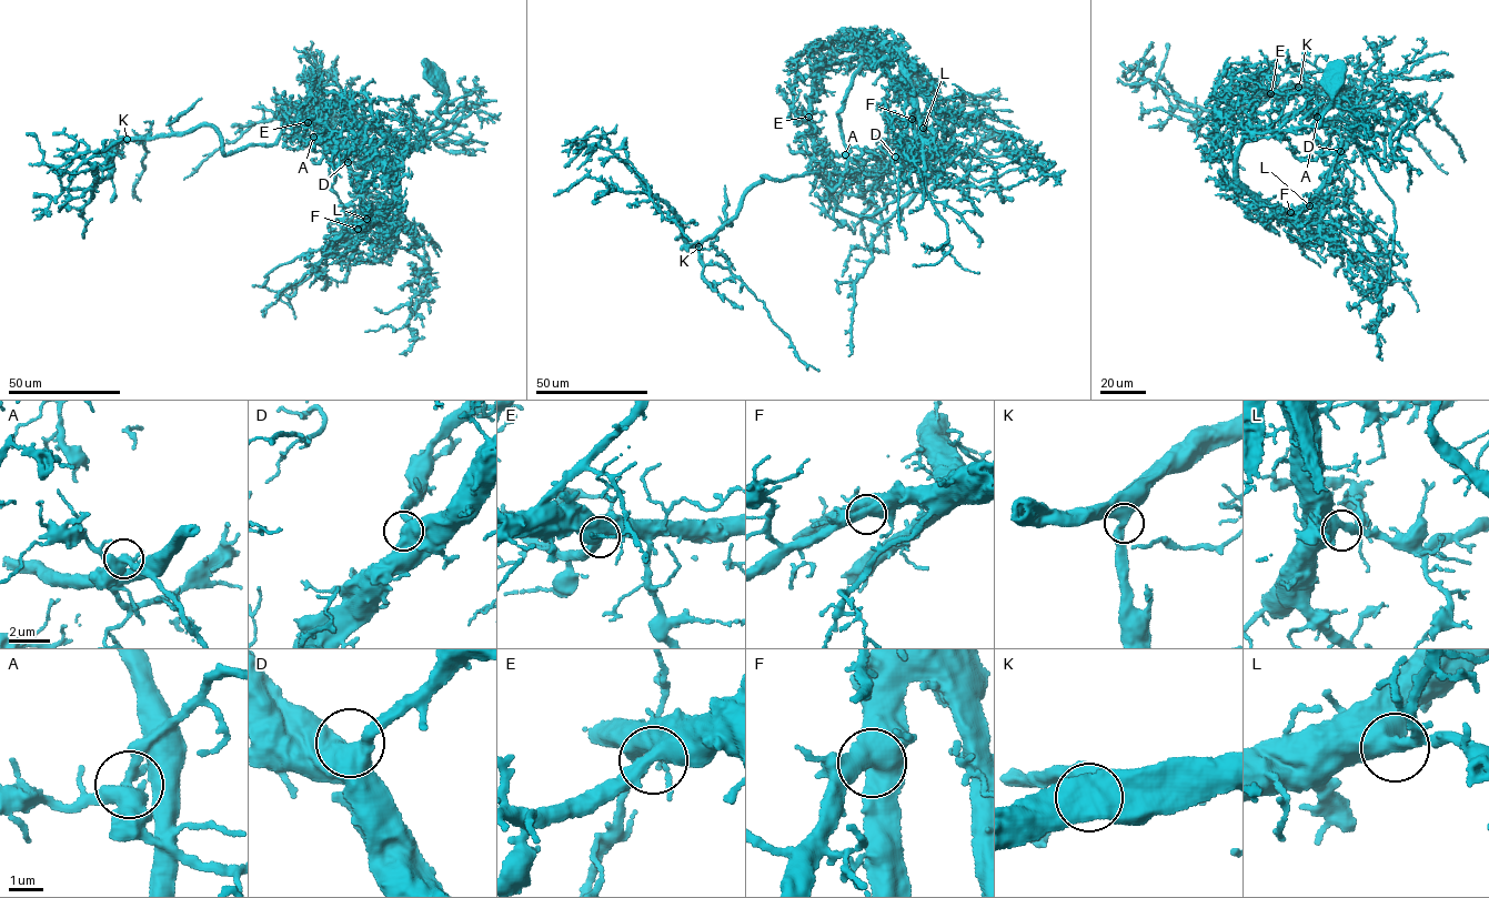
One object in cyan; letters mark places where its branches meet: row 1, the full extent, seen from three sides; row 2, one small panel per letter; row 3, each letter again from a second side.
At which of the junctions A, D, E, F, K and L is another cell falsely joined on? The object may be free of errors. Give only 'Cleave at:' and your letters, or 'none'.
Cleave at: A

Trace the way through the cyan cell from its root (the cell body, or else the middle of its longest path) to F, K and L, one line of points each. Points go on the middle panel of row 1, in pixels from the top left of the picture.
F: (914, 91), (934, 80), (912, 73), (882, 46), (897, 50), (902, 61), (912, 119)
K: (914, 91), (934, 80), (875, 53), (838, 113), (838, 187), (818, 172), (762, 177), (698, 246)
L: (914, 91), (934, 80), (912, 73), (882, 46), (897, 50), (923, 128)

